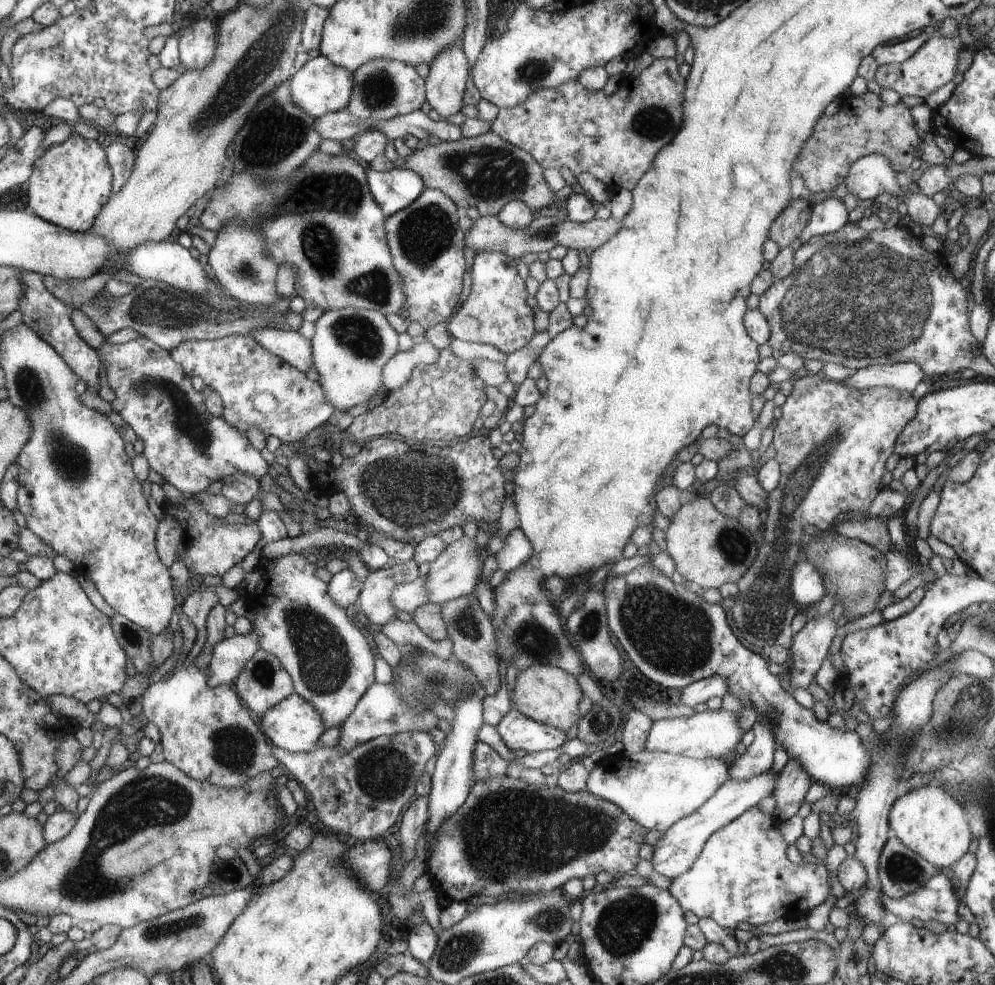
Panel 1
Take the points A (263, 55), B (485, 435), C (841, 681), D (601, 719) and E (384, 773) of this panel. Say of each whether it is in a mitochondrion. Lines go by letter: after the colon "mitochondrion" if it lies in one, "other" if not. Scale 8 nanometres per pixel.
A: mitochondrion
B: other
C: other
D: mitochondrion
E: mitochondrion

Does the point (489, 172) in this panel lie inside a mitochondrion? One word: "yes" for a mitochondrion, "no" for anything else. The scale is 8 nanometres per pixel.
yes

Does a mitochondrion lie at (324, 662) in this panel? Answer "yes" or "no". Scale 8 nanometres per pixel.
yes

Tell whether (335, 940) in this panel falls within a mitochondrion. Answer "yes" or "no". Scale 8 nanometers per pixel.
no

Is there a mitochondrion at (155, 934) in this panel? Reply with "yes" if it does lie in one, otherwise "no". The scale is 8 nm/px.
yes

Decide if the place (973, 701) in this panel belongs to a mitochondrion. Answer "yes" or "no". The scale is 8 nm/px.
yes

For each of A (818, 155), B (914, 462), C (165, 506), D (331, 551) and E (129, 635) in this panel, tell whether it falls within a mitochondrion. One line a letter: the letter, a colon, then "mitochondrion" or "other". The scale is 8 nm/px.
A: mitochondrion
B: other
C: other
D: other
E: mitochondrion

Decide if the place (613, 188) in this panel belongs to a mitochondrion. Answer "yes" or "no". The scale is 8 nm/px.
no

